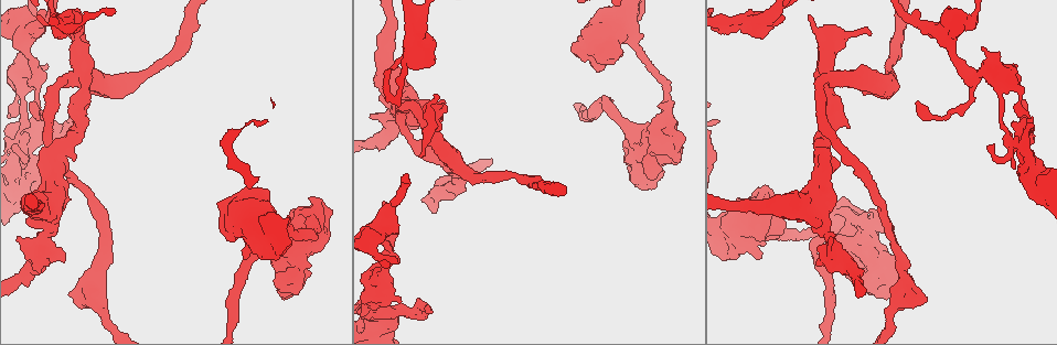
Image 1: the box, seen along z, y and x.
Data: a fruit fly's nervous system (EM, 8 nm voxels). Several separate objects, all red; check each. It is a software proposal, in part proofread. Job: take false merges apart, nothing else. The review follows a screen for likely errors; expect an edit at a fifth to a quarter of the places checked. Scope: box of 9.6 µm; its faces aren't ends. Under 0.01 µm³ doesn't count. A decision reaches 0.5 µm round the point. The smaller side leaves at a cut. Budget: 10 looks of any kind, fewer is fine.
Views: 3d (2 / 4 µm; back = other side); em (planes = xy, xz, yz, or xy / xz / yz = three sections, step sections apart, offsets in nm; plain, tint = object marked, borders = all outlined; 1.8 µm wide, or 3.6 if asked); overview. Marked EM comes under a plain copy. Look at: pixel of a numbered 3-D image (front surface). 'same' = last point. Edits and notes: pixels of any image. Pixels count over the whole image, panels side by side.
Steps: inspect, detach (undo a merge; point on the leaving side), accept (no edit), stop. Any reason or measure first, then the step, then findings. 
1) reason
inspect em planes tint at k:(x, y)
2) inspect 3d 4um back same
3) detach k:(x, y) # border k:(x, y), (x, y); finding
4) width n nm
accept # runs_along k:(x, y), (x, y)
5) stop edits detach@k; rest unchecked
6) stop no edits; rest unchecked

four-way junction
inspect em planes tint at 1:(81, 74)

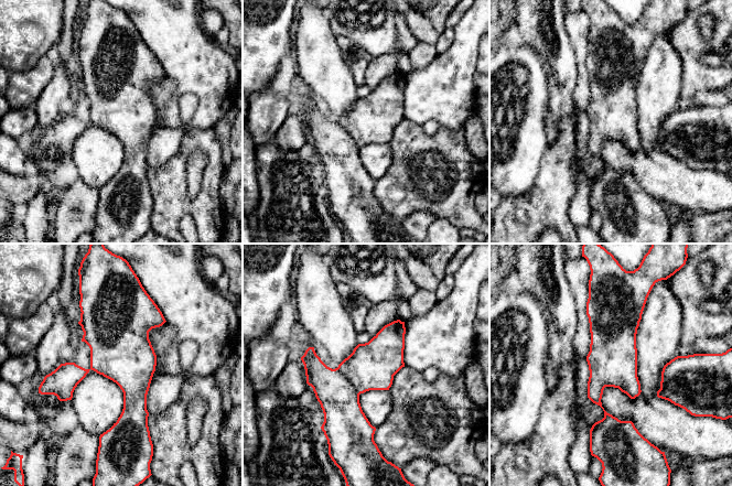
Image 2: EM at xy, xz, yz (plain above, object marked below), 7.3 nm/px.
width 360 nm
detach 2:(372, 366) # part_leaving 2:(607, 301), (598, 401), (619, 433); a second neuron is stuck on

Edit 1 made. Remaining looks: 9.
arms run side by side
inspect em 3.6um xz step 16 tint at 1:(63, 20)

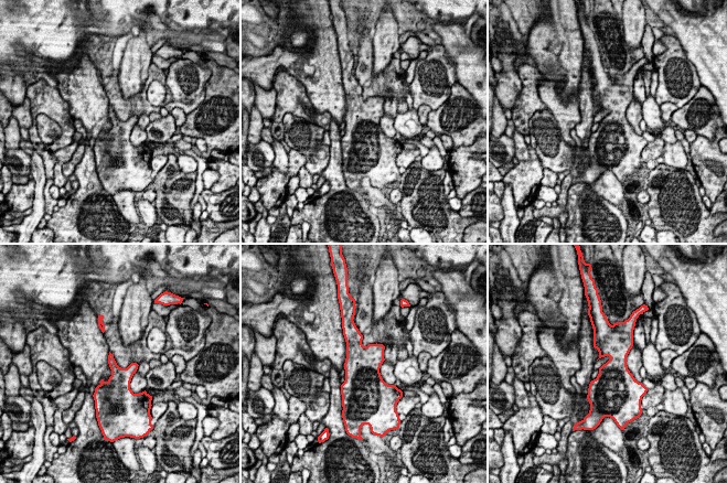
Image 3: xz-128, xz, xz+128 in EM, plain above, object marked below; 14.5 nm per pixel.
accept # all the same neuron

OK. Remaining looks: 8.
stop edits detach@2; rest unchecked

